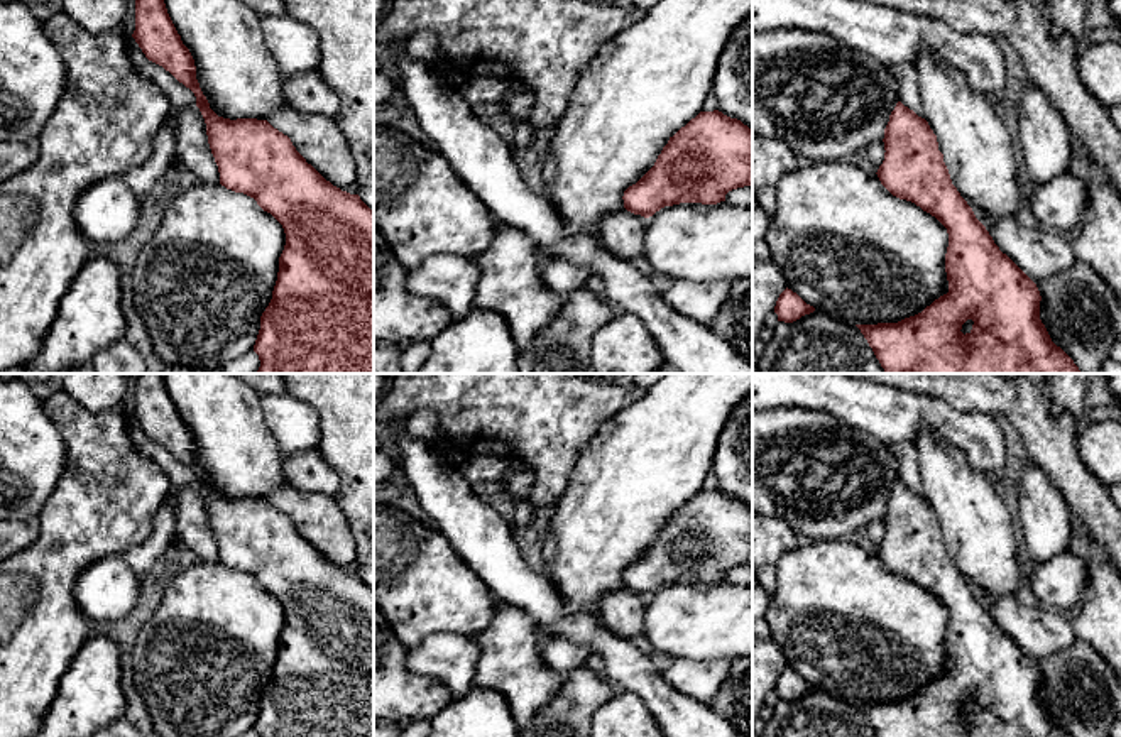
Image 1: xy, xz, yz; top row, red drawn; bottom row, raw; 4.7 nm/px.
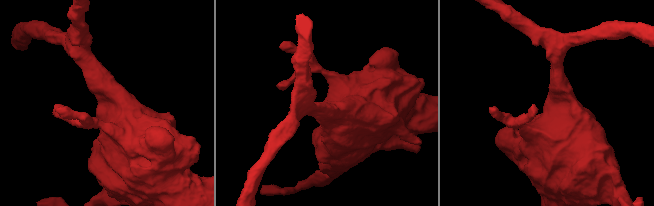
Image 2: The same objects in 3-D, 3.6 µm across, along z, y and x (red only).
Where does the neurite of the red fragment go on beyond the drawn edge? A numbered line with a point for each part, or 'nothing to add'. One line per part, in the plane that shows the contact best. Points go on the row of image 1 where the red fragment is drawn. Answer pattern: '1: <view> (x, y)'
nothing to add

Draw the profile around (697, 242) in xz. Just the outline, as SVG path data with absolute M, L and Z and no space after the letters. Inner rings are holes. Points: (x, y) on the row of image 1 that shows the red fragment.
M680 203L646 221L644 255L671 279L710 282L752 276L752 208Z

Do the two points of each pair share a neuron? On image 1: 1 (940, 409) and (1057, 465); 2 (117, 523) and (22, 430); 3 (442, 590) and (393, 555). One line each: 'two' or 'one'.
1: two
2: two
3: one

